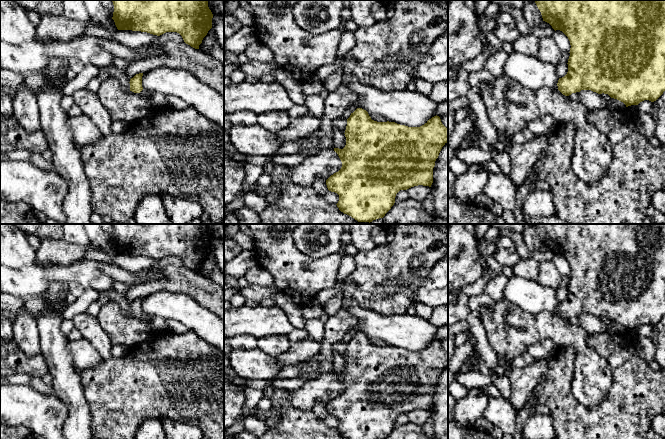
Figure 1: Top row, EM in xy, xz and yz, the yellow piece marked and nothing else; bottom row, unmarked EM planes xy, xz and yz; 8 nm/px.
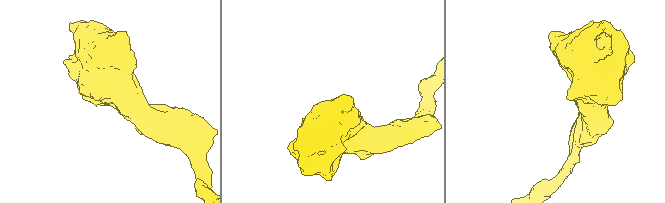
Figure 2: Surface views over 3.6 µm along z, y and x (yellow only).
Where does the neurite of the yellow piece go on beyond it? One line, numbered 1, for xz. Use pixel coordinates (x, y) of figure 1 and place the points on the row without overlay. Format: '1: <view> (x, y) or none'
1: none

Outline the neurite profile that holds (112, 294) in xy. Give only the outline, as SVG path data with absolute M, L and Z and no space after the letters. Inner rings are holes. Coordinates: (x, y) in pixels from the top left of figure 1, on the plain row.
M114 289L106 290L98 293L106 295L111 300L116 301L120 305L120 307L126 311L127 314L130 314L130 307L129 307L130 303L124 297L122 297L119 293L117 293Z

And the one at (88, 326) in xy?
M82 311L74 315L72 321L74 328L97 350L102 360L108 360L114 357L111 353L113 344L96 318Z

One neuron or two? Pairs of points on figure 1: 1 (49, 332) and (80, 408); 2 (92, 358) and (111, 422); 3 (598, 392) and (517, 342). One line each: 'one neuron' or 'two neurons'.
1: one neuron
2: two neurons
3: one neuron

